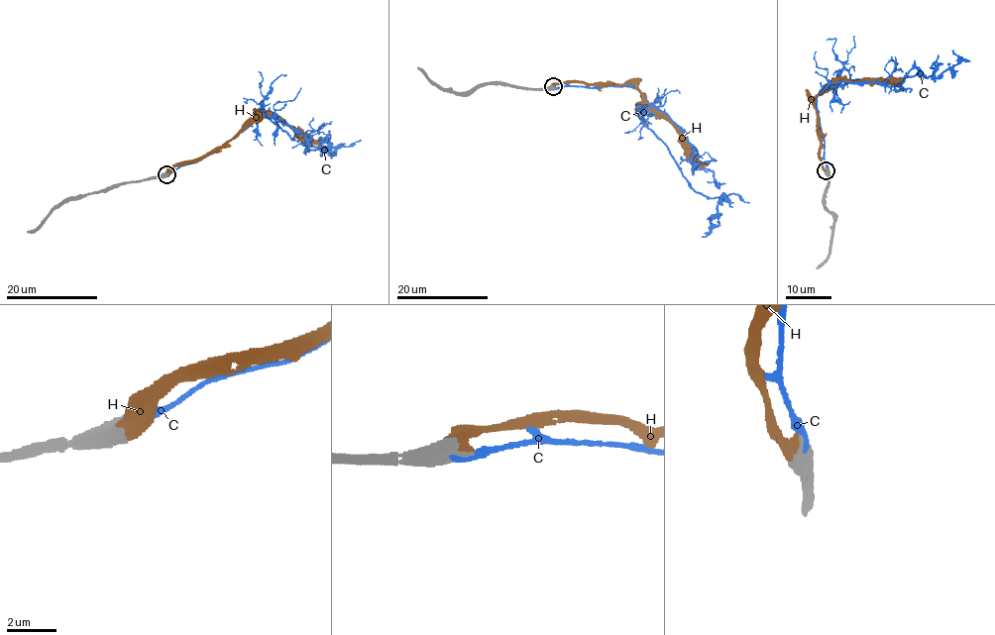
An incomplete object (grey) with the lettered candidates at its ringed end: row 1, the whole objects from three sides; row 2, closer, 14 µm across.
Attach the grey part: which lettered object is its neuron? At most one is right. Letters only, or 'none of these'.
H

